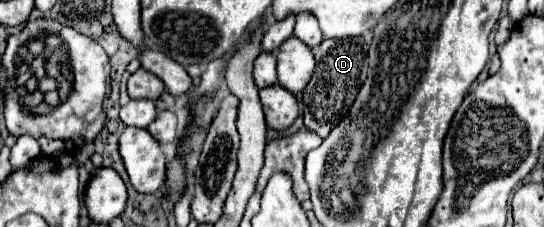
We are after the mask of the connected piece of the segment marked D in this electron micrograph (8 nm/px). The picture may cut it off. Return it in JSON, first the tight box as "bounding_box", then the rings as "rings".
{"bounding_box":[304,36,368,138],"rings":[[[362,36],[356,38],[336,38],[336,40],[322,40],[320,46],[314,50],[316,70],[304,88],[304,124],[312,132],[326,138],[330,130],[344,118],[350,104],[354,102],[360,86],[364,84],[368,72],[368,44]]]}

